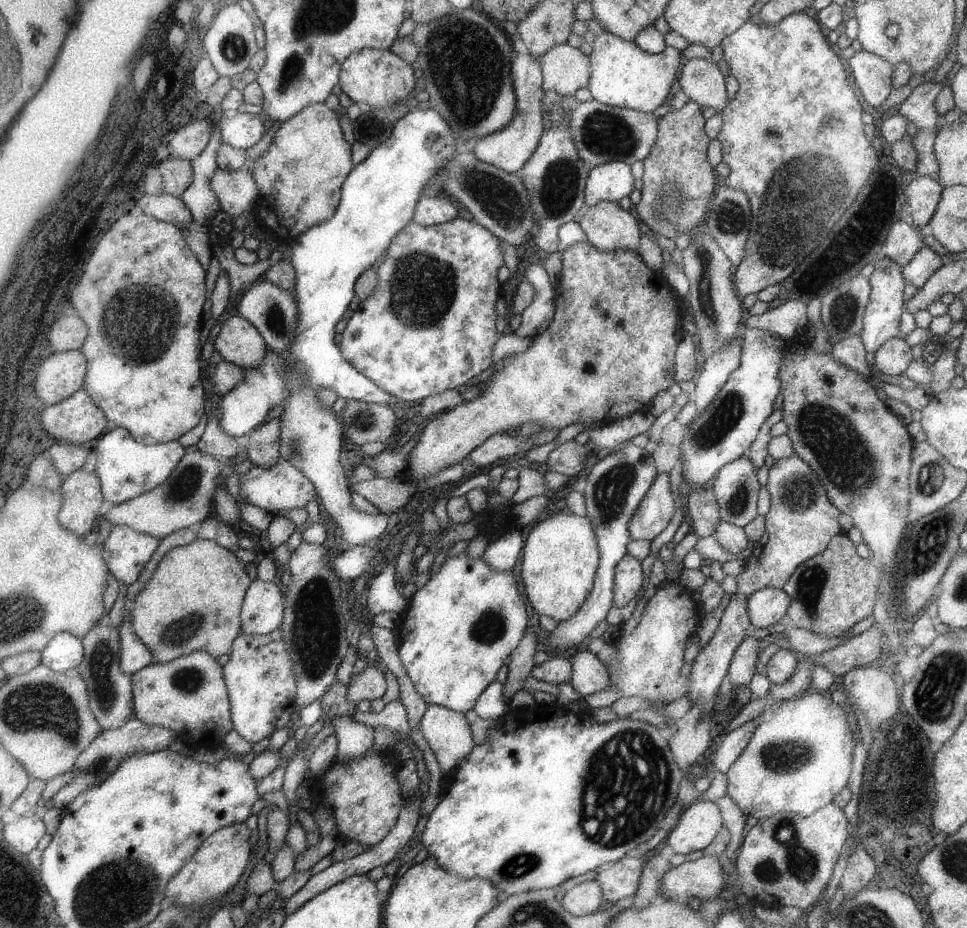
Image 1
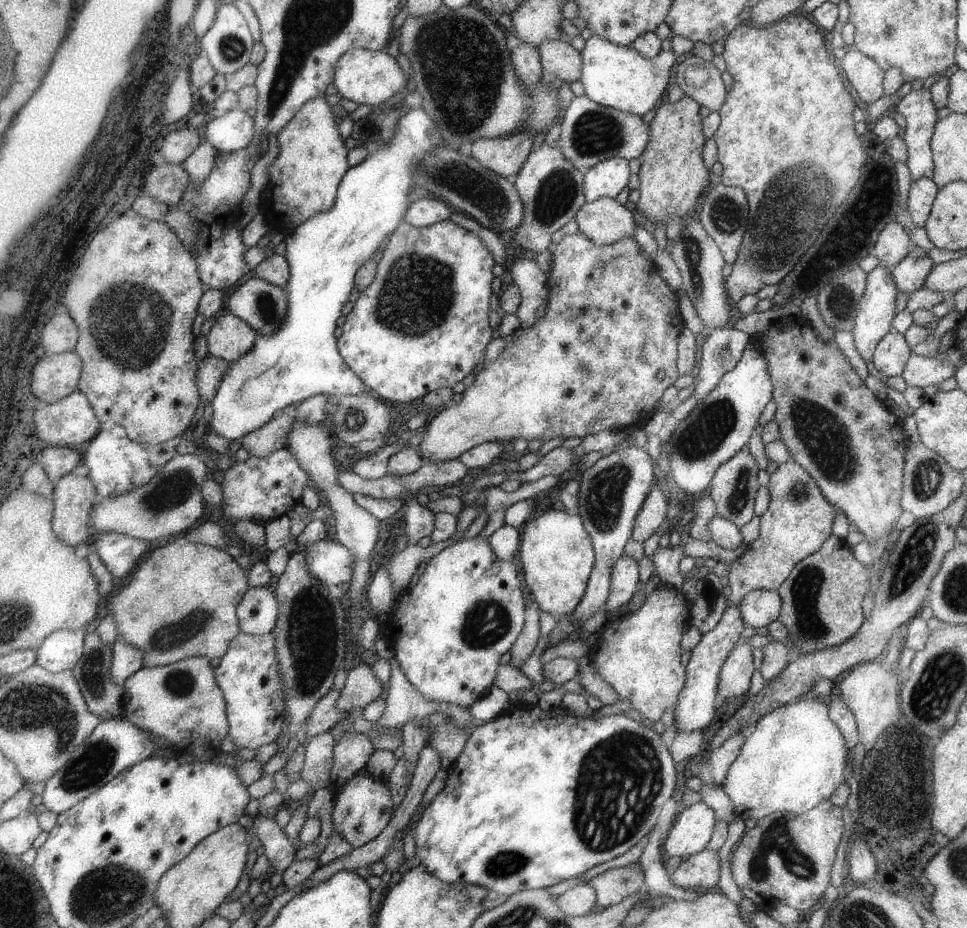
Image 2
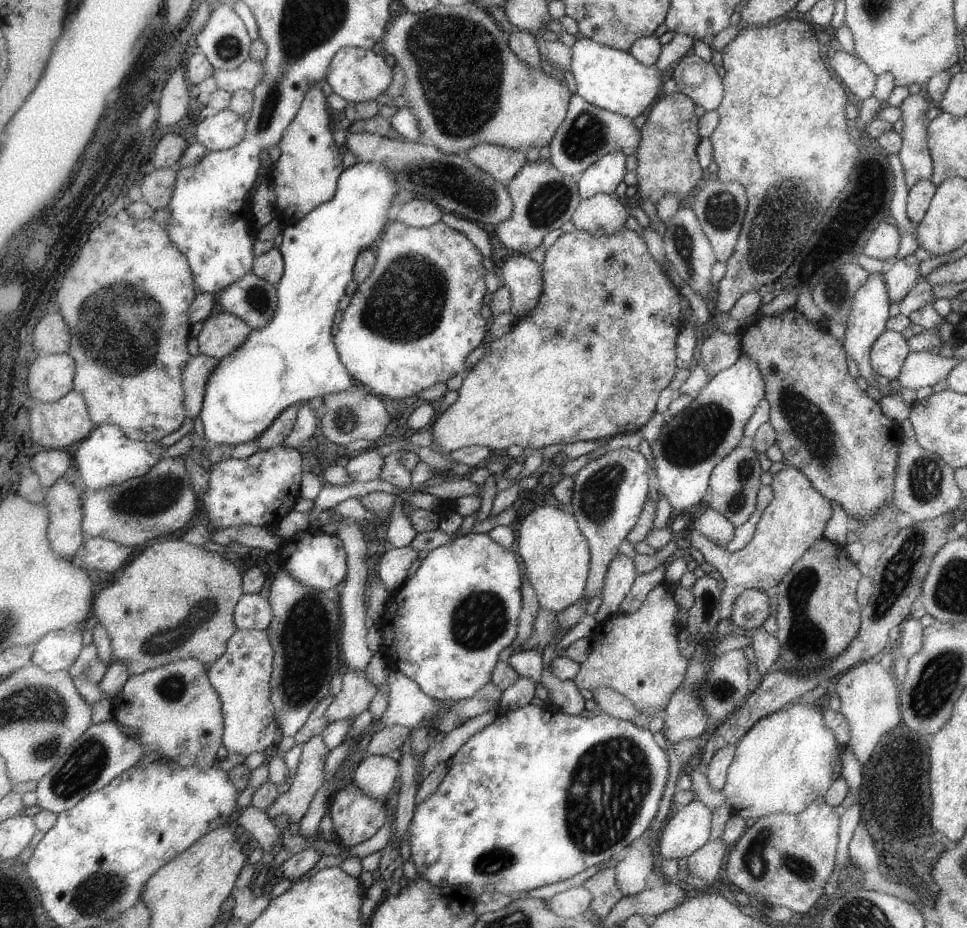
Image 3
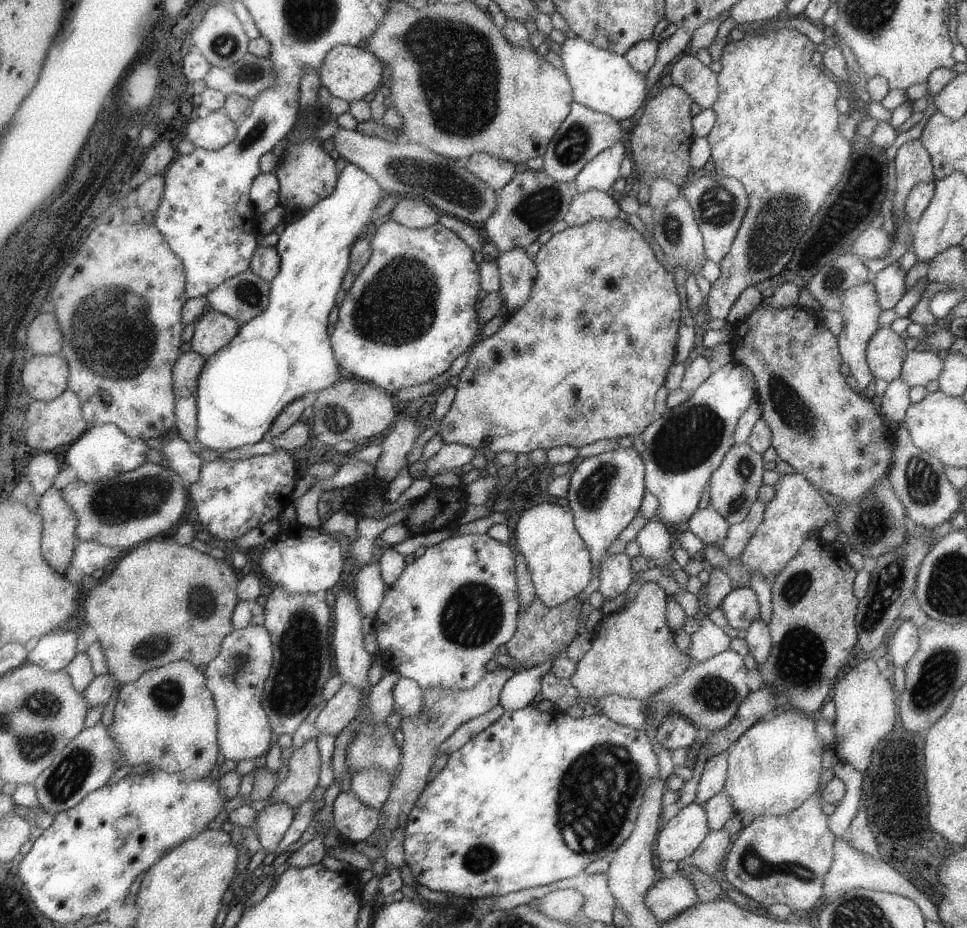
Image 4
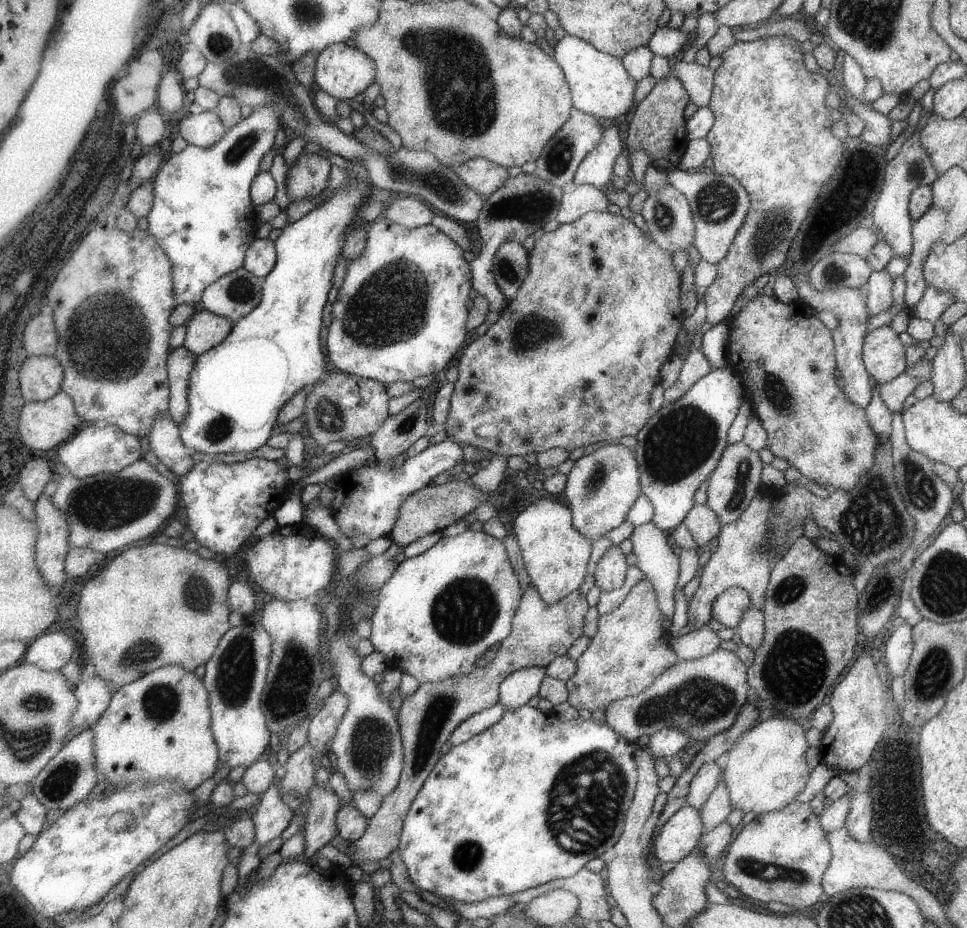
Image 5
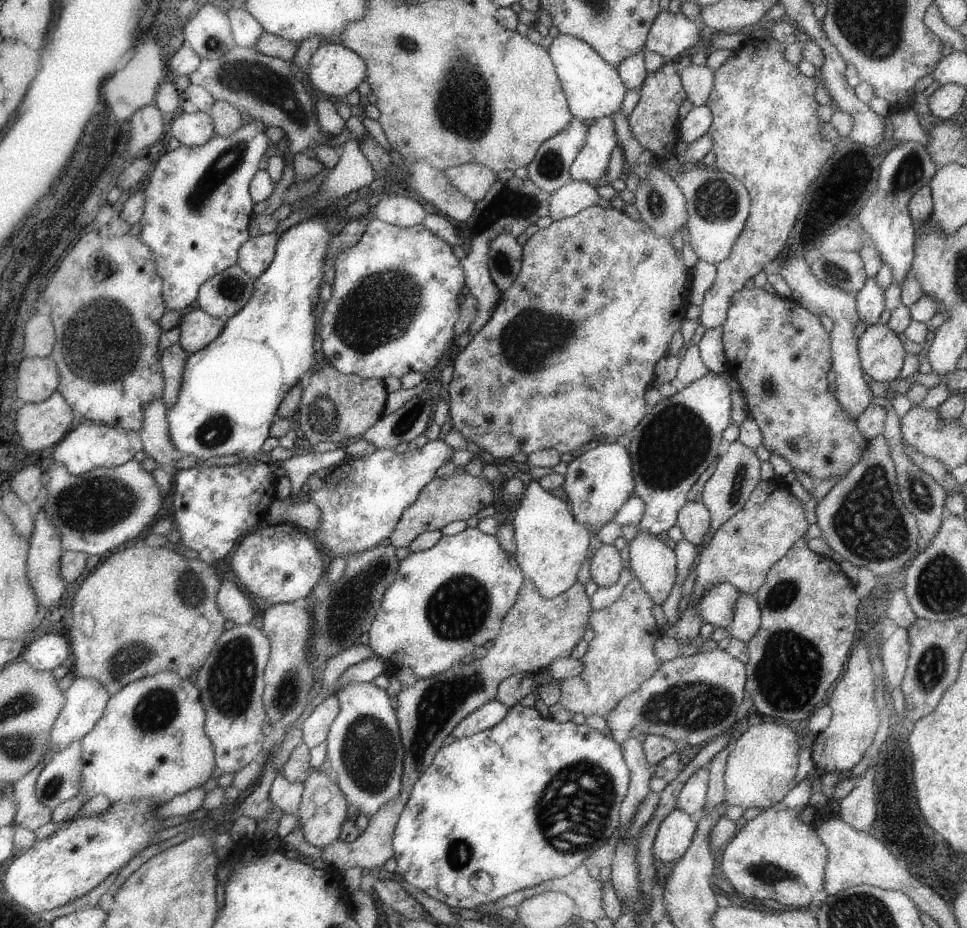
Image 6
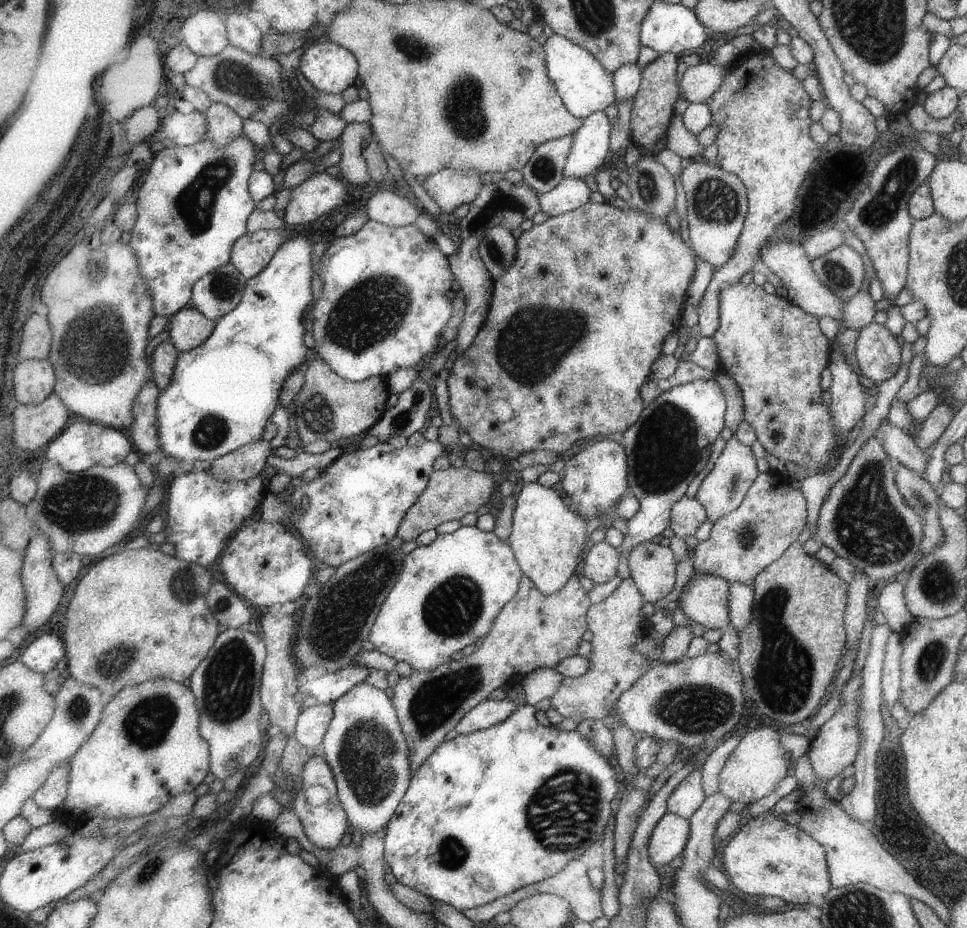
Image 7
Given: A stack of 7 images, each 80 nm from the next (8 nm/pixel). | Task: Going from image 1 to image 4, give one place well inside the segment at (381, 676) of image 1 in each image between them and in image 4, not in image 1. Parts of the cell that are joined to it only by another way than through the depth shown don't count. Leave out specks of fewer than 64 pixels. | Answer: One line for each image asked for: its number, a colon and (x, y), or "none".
2: (362, 687)
3: (358, 692)
4: (346, 704)

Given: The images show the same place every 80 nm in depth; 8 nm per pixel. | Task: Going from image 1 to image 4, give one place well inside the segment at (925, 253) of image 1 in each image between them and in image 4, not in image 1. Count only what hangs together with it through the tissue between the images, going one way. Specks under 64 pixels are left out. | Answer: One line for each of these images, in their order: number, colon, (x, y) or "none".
2: (909, 273)
3: (899, 278)
4: (888, 283)

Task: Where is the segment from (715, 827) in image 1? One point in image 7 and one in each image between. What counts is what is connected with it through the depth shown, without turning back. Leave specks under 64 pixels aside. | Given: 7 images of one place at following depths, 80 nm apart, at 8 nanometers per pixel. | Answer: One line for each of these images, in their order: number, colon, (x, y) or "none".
2: (690, 832)
3: (686, 831)
4: (680, 836)
5: (678, 836)
6: (674, 836)
7: (668, 840)

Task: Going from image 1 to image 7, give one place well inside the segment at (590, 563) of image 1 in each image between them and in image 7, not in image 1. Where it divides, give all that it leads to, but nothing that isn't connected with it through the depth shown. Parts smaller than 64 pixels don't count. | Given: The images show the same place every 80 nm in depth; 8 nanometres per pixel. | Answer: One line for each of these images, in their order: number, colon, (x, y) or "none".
2: (555, 551)
3: (556, 556)
4: (558, 561)
5: (554, 553)
6: (550, 544)
7: (546, 537)

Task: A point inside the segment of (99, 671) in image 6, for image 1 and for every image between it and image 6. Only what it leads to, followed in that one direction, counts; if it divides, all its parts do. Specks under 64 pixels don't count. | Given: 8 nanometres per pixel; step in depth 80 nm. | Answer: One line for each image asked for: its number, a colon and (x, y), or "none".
1: (193, 602)
2: (181, 601)
3: (174, 600)
4: (164, 602)
5: (153, 606)

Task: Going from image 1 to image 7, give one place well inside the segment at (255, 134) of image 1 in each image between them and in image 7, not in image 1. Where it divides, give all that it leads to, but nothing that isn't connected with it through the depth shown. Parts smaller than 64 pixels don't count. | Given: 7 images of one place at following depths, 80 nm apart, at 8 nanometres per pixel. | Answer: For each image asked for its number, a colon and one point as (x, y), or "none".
2: (233, 131)
3: (225, 130)
4: (216, 130)
5: (203, 130)
6: (195, 129)
7: (185, 130)

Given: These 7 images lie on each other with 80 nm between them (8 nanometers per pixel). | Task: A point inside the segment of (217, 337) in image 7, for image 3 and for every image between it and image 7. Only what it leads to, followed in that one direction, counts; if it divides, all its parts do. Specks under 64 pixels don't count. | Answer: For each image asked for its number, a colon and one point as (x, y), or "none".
3: (293, 358)
4: (286, 353)
5: (237, 390)
6: (232, 390)

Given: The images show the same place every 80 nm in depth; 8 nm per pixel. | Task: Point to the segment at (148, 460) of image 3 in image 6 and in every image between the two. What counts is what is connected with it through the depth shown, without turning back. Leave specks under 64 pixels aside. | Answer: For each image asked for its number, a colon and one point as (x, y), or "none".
4: (103, 452)
5: (96, 448)
6: (89, 445)

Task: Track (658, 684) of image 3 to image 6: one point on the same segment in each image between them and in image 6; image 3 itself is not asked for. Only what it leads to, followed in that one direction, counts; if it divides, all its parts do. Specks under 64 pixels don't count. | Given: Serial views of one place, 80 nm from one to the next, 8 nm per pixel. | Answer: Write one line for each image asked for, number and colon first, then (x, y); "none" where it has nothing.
4: (632, 655)
5: (629, 650)
6: (620, 656)

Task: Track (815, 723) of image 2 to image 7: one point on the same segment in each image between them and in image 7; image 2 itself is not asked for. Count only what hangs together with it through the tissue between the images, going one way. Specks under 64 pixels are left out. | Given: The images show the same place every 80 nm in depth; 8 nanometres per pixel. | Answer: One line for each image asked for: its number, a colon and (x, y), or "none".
3: (783, 764)
4: (773, 766)
5: (765, 769)
6: (759, 770)
7: (751, 771)

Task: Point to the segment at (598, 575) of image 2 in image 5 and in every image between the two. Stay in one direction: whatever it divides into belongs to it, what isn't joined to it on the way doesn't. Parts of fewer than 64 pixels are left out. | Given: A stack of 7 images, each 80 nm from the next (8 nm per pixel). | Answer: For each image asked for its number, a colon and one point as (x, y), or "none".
3: (608, 493)
4: (604, 493)
5: (600, 487)

